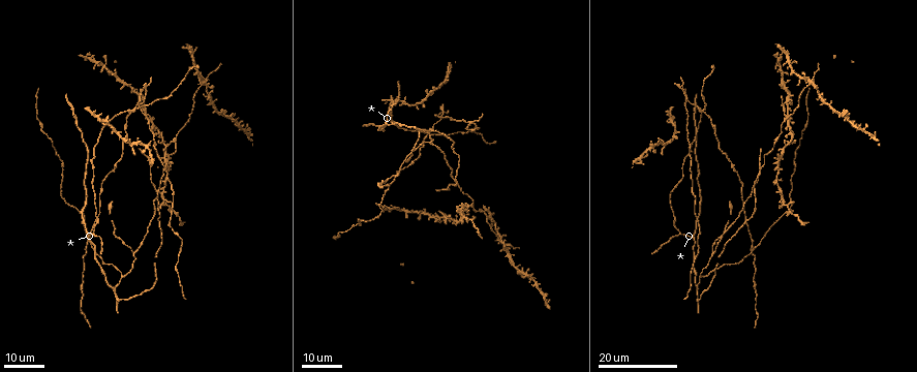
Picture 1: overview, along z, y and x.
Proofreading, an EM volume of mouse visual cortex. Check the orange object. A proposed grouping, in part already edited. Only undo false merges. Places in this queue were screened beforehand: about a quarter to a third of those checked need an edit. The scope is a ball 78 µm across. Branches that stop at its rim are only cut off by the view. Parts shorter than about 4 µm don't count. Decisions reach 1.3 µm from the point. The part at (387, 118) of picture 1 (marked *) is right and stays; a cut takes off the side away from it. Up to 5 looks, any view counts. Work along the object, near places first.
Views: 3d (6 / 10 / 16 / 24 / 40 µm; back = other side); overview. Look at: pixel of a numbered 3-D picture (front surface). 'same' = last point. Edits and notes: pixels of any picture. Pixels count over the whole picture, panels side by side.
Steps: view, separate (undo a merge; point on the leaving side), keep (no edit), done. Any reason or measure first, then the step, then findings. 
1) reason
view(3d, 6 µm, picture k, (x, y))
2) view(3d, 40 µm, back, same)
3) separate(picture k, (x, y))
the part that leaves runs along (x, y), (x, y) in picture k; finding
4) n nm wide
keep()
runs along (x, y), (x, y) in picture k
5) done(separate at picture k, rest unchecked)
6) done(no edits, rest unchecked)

three-way junction
view(3d, 24 µm, picture 1, (164, 145))

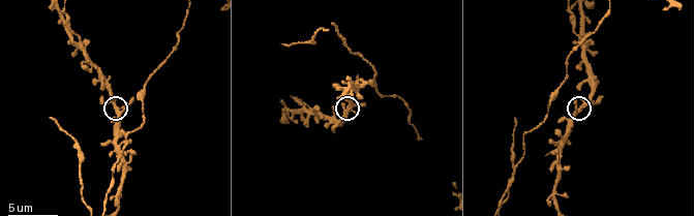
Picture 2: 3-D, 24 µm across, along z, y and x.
view(3d, 6 µm, picture 2, (578, 112))

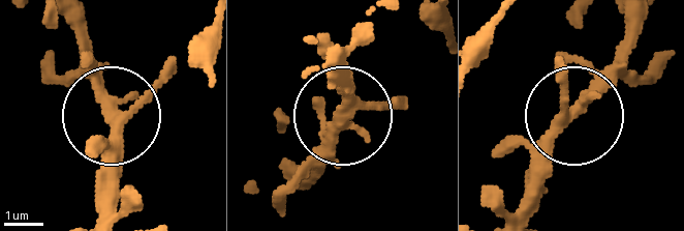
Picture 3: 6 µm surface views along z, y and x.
side arm 27 µm; 3 arms
keep()
all the same neuron

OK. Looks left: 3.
three-way junction
view(3d, 24 µm, picture 1, (697, 288))

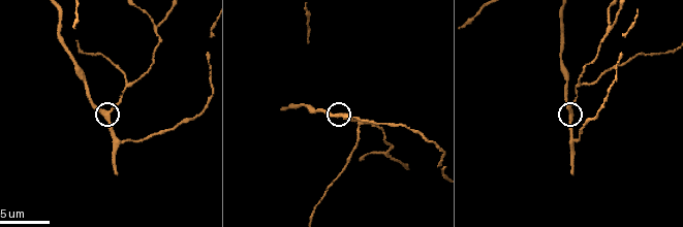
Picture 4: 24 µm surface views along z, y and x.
view(3d, 6 µm, picture 4, (110, 112))

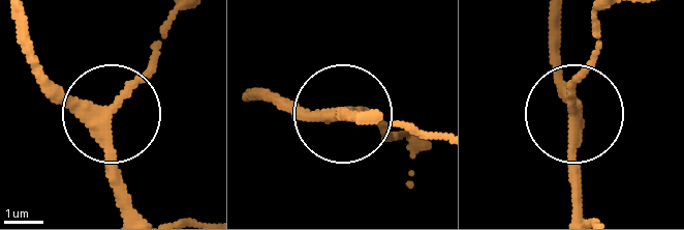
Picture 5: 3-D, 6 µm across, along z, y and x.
280 nm wide
keep()
runs along (557, 15), (557, 64), (577, 104), (577, 212) in picture 5; continuous, no second neuron

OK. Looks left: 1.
done(no edits, rest unchecked)

